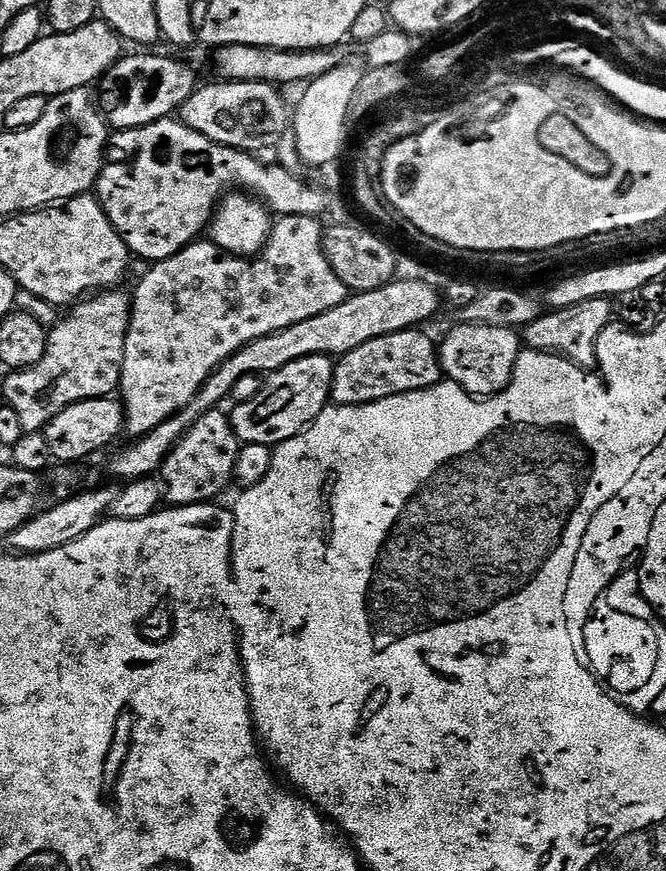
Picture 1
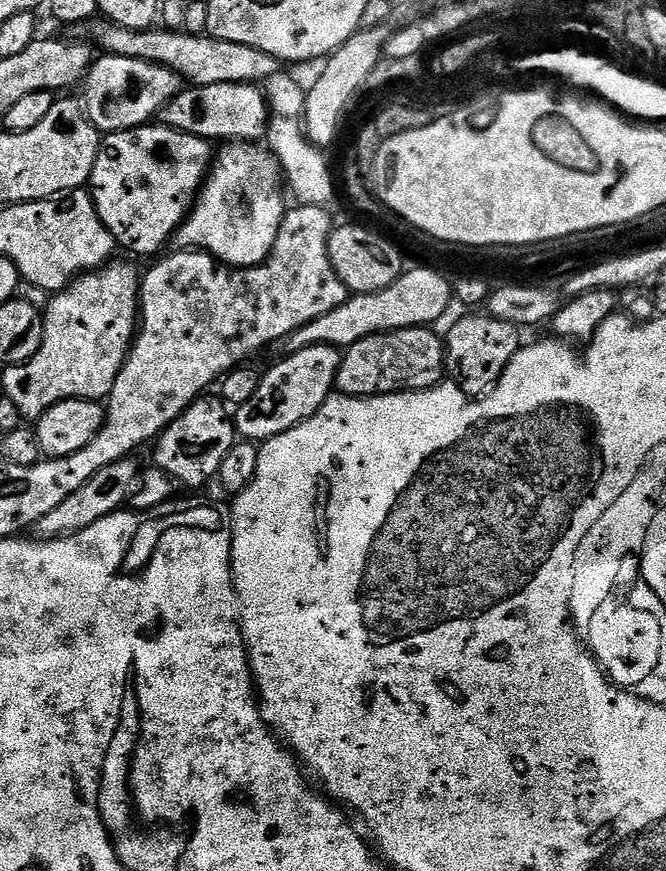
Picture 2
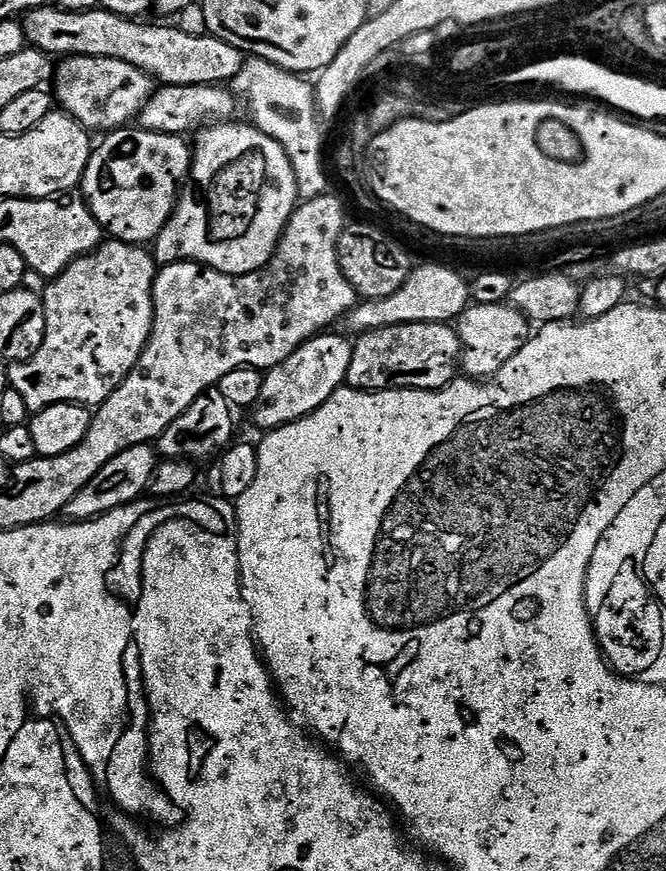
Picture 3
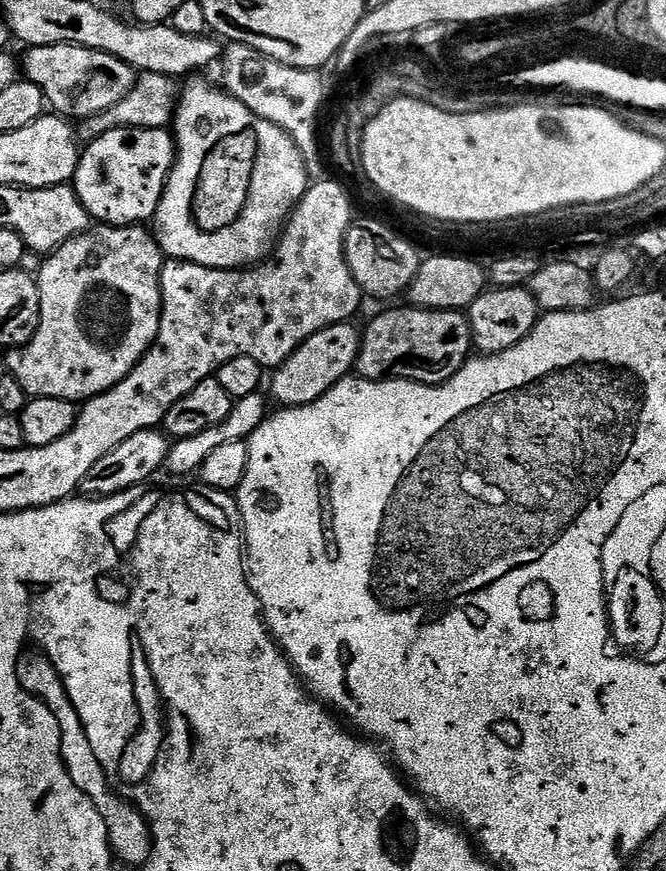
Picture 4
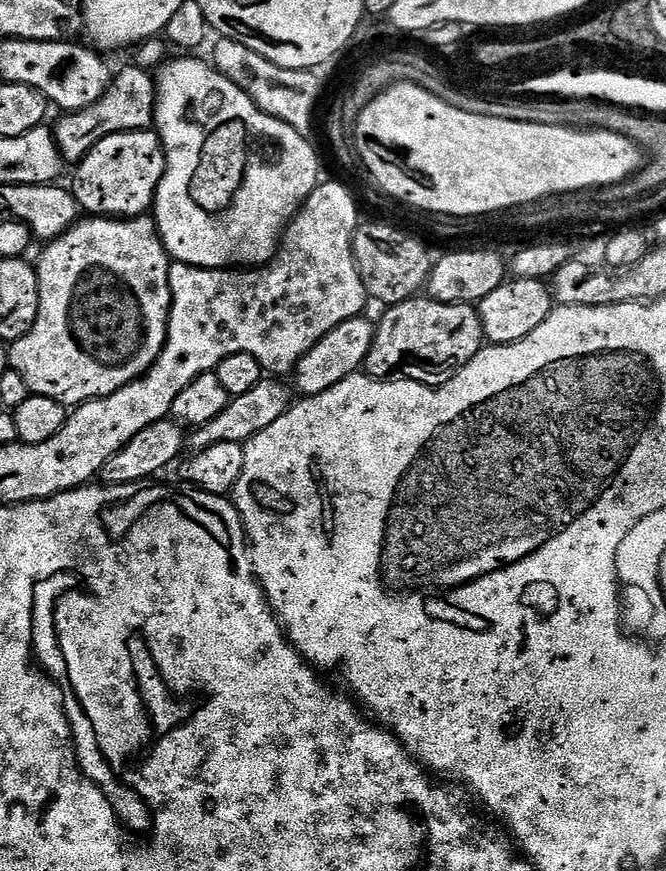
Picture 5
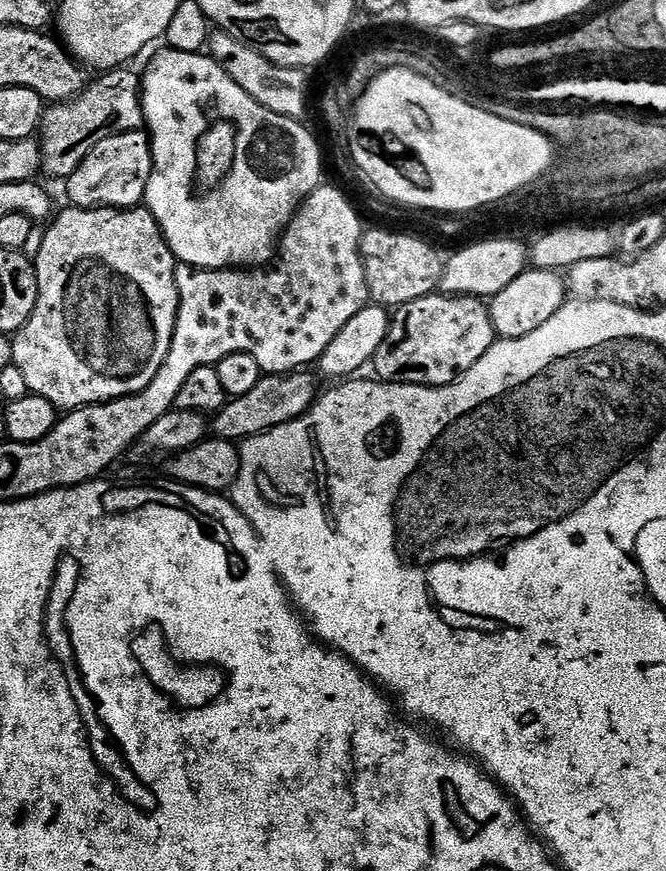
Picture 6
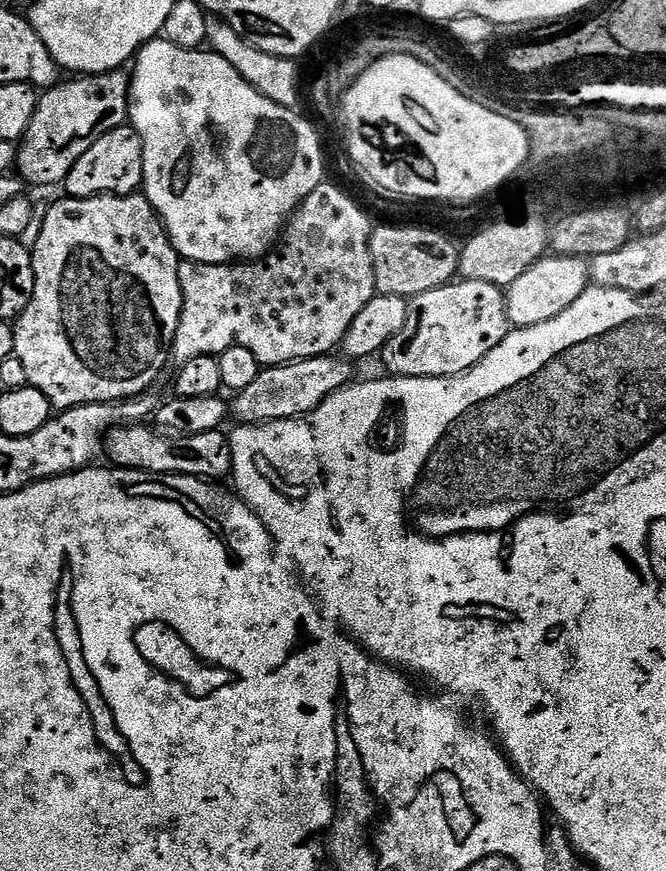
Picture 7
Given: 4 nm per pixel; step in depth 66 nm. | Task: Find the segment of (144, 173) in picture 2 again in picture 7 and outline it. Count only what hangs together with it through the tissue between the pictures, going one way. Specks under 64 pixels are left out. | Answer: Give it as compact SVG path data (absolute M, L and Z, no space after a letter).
M125 126L110 130L70 170L64 180L63 191L73 200L85 200L91 196L131 196L143 185L144 182L144 151L140 135L135 128Z

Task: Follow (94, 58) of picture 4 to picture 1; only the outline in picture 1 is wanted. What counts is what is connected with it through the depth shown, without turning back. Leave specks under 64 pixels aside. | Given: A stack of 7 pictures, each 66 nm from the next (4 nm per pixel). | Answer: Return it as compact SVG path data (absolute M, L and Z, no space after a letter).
M121 55L119 62L99 81L98 103L111 127L116 130L141 128L167 120L196 93L196 72L168 56Z

